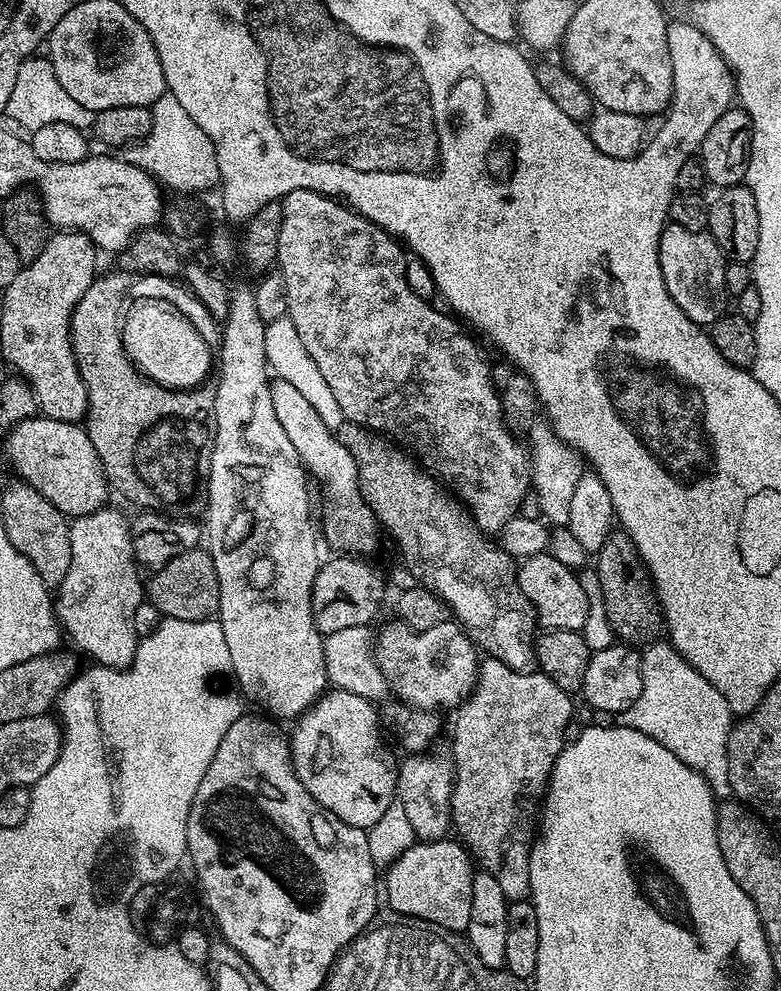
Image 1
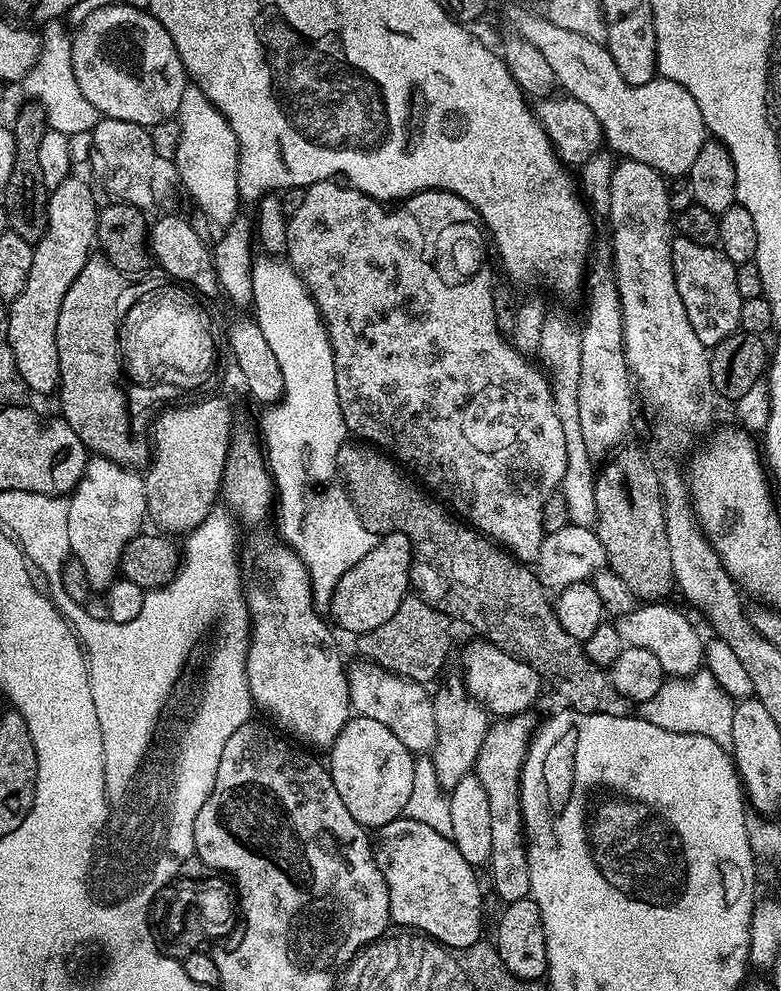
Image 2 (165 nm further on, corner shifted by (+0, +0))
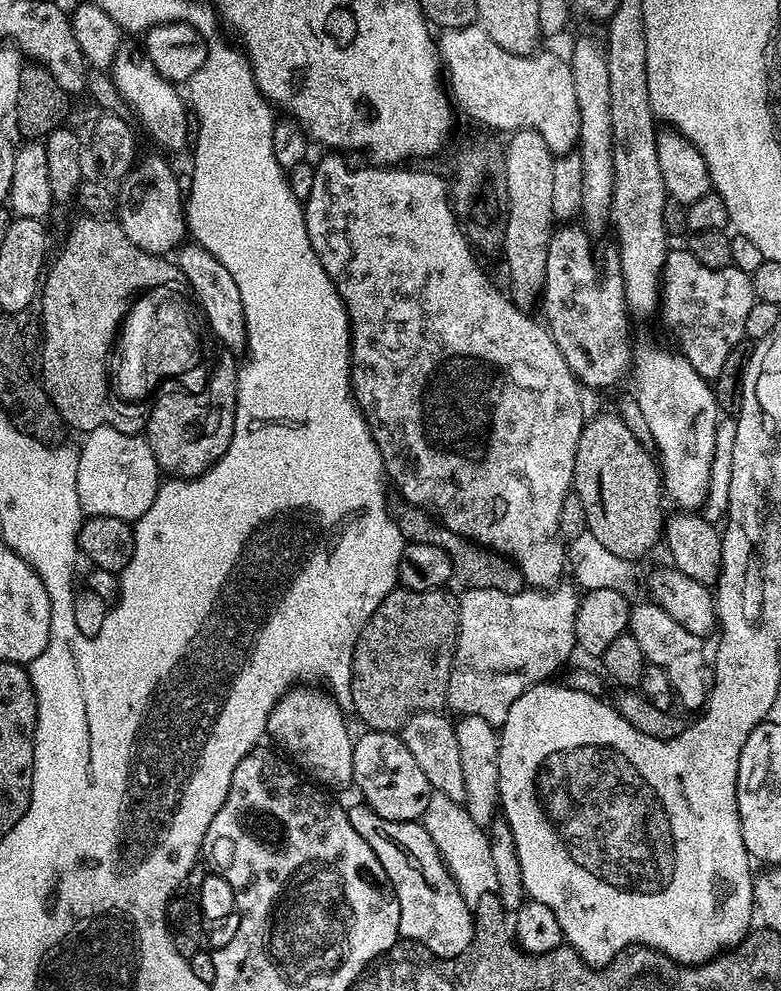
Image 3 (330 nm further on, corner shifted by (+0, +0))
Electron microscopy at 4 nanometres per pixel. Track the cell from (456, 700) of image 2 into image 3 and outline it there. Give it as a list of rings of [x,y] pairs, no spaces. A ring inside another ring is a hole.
[[[564,587],[519,592],[468,588],[465,596],[459,597],[460,629],[456,635],[456,653],[450,670],[447,702],[449,709],[453,708],[460,716],[481,716],[493,726],[502,725],[506,722],[506,714],[510,714],[510,706],[514,706],[516,699],[526,689],[555,677],[552,675],[556,671],[559,673],[569,663],[567,660],[571,658],[572,652],[577,651],[574,622],[581,593],[575,587]]]

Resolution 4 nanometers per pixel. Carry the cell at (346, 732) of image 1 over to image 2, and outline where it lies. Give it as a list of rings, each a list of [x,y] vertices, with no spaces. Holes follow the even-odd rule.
[[[353,715],[346,726],[342,726],[327,756],[326,767],[332,775],[334,790],[338,790],[338,798],[342,798],[354,822],[361,824],[365,830],[379,830],[404,816],[406,801],[414,787],[414,754],[406,746],[402,746],[402,742],[398,742],[394,730],[386,730],[386,726],[382,726],[382,722],[374,722],[374,718]]]

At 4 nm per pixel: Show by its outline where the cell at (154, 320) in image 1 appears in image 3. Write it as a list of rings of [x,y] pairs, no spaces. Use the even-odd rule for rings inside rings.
[[[150,288],[146,292],[146,300],[138,302],[138,308],[132,308],[132,318],[124,318],[120,324],[114,341],[114,363],[110,368],[110,380],[114,385],[115,395],[121,401],[140,400],[148,395],[151,397],[161,387],[159,384],[163,380],[180,376],[195,366],[200,344],[196,341],[188,304],[180,295],[174,288]],[[154,304],[158,306],[158,312]]]

